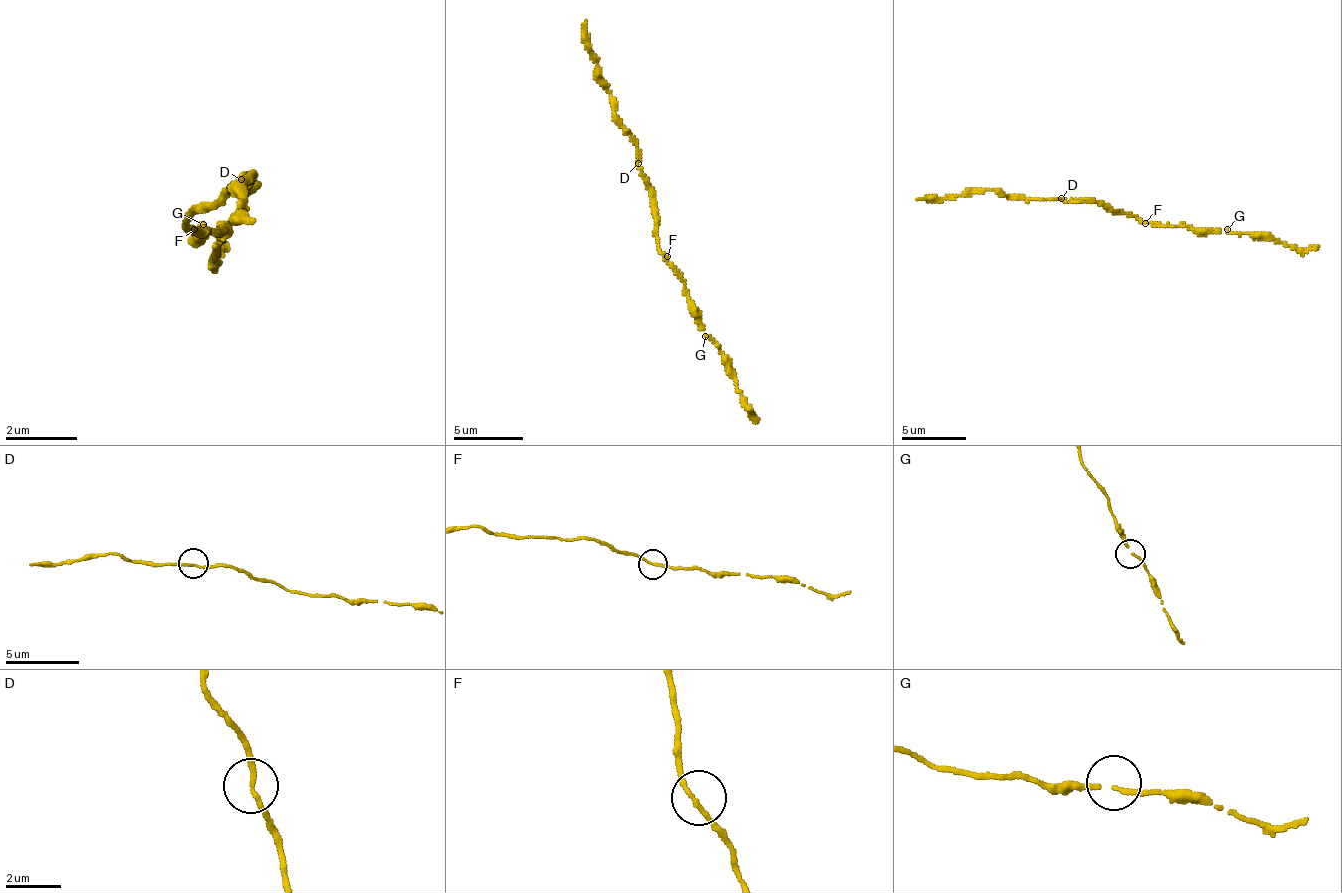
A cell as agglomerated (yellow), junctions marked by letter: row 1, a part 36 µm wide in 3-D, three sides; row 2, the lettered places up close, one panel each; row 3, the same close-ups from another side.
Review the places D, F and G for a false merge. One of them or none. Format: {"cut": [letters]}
{"cut": []}

